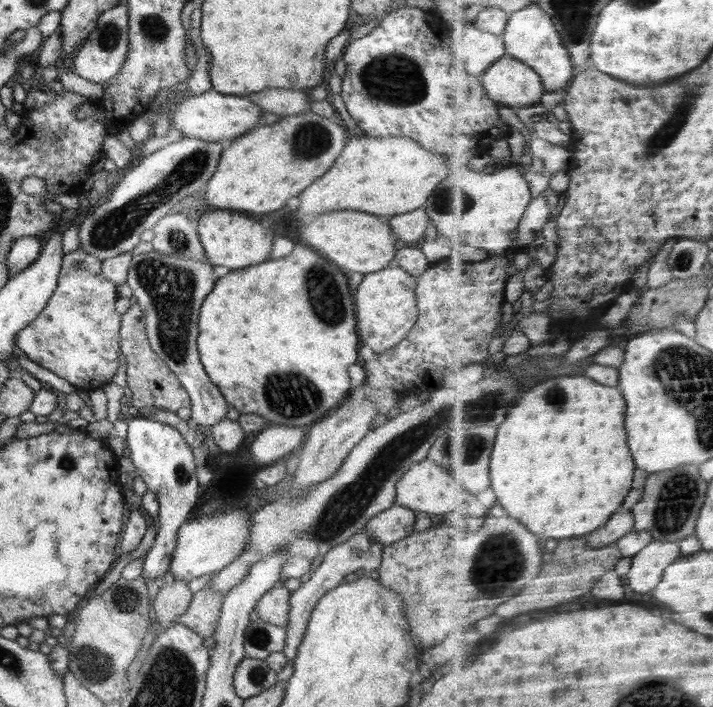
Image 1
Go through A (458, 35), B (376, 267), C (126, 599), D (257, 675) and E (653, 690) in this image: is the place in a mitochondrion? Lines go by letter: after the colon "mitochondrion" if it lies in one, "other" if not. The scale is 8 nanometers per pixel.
A: other
B: other
C: mitochondrion
D: mitochondrion
E: mitochondrion

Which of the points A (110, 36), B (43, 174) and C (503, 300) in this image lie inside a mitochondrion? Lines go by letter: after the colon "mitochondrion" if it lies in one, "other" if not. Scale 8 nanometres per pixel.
A: mitochondrion
B: other
C: other

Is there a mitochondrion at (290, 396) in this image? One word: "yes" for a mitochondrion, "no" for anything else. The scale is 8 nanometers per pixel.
yes

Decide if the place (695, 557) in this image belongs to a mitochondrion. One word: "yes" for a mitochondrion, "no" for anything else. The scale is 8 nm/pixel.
no

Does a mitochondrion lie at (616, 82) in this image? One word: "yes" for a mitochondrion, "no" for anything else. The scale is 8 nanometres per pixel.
no

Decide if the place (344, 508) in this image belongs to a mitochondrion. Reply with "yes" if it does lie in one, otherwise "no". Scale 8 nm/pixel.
yes

